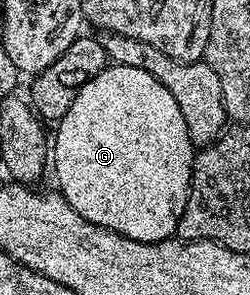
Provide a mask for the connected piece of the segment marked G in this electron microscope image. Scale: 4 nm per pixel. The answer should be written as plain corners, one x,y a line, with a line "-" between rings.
110,63
95,78
91,78
75,94
75,102
71,102
71,110
67,110
65,117
56,125
57,137
51,140
51,172
57,175
56,187
63,199
77,211
87,222
95,226
103,226
112,232
123,234
135,242
157,244
160,240
170,239
177,231
177,223
187,206
189,197
189,183
193,177
193,157
195,149
189,141
187,122
183,122
183,114
179,114
179,102
171,98
171,90
163,86
163,82
156,80
147,70
135,70
135,66
123,66

